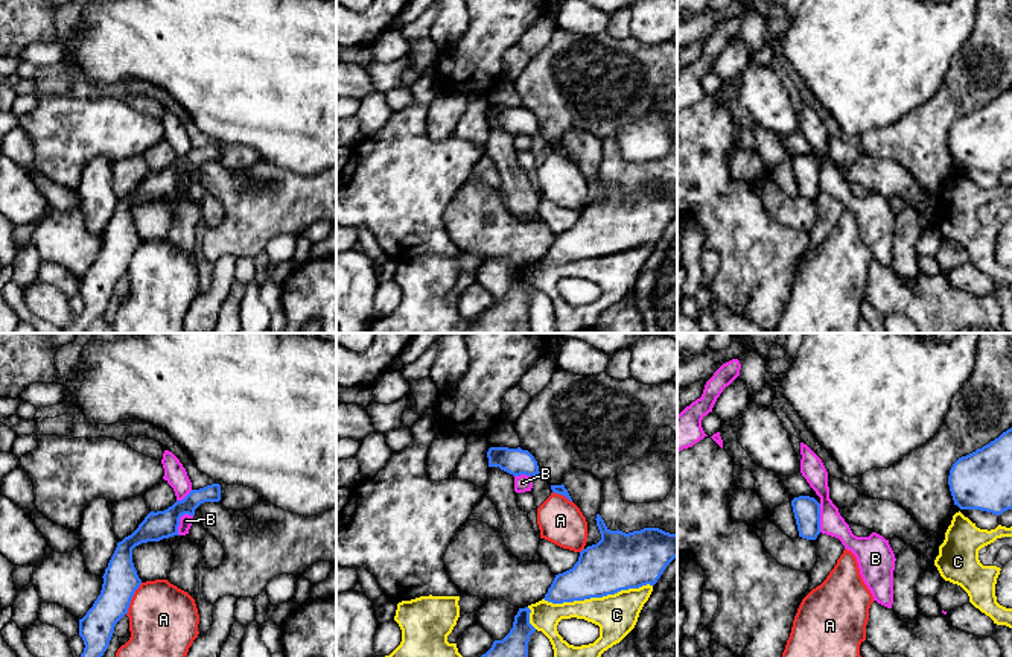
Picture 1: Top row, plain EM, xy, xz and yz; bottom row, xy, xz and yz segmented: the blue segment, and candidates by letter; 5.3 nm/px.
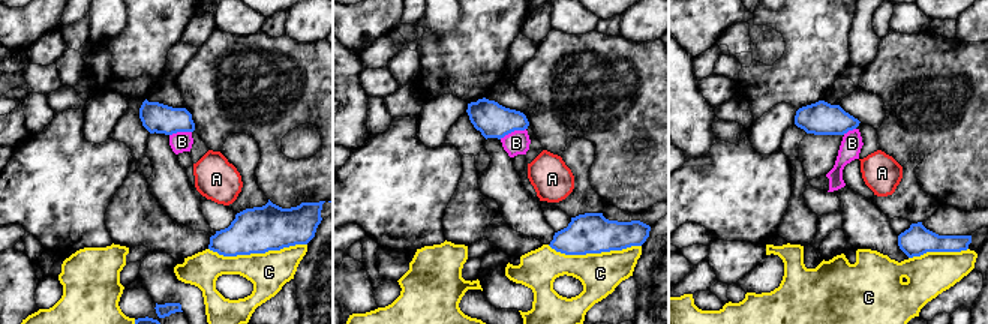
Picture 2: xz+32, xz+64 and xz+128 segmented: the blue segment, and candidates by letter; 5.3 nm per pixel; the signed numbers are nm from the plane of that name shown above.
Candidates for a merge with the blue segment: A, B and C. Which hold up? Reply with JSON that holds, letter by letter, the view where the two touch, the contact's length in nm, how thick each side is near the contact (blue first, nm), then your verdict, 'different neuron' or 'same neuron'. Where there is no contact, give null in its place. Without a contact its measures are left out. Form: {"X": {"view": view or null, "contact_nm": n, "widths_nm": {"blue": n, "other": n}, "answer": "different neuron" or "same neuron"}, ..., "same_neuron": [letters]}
{"A": {"view": "xy", "contact_nm": 190, "widths_nm": {"blue": 190, "other": 360}, "answer": "different neuron"}, "B": {"view": "xy", "contact_nm": 130, "widths_nm": {"blue": 150, "other": 70}, "answer": "same neuron"}, "C": {"view": "xz", "contact_nm": 600, "widths_nm": {"blue": 300, "other": 220}, "answer": "different neuron"}, "same_neuron": ["B"]}

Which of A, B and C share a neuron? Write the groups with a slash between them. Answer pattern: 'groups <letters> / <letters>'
groups A / B / C

